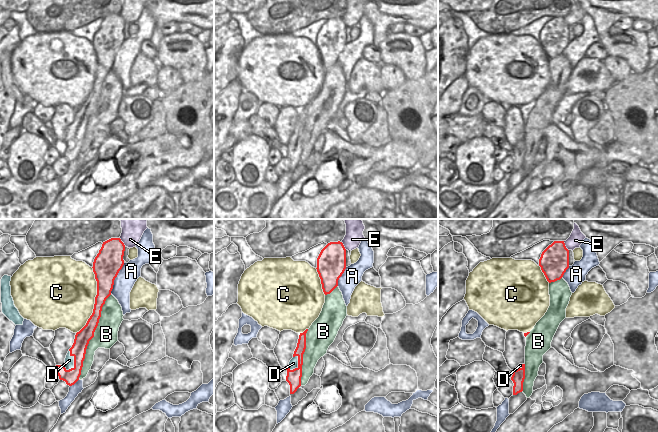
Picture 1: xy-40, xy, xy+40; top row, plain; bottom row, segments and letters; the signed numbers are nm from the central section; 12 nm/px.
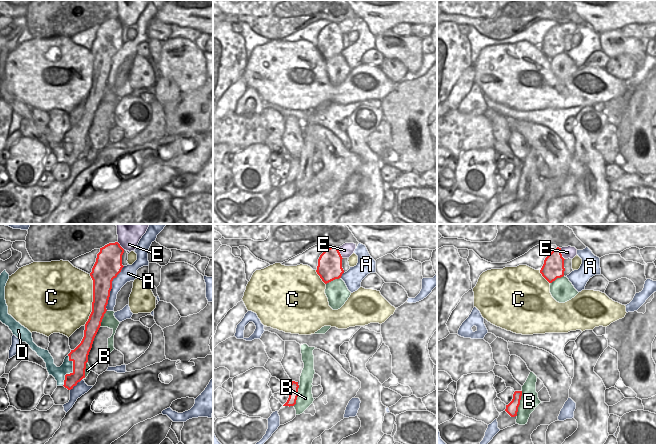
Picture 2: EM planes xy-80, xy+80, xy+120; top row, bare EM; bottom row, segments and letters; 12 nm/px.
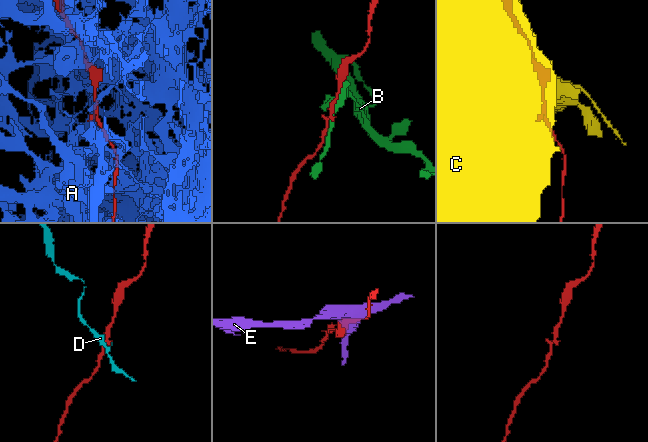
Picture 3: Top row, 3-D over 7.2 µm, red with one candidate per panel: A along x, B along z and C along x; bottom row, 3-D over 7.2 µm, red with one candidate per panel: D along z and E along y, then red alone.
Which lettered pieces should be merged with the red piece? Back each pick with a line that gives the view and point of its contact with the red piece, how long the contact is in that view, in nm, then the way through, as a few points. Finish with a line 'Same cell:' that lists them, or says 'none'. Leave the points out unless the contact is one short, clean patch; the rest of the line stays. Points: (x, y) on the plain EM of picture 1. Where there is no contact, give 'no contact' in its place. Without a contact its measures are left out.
Same cell: none

